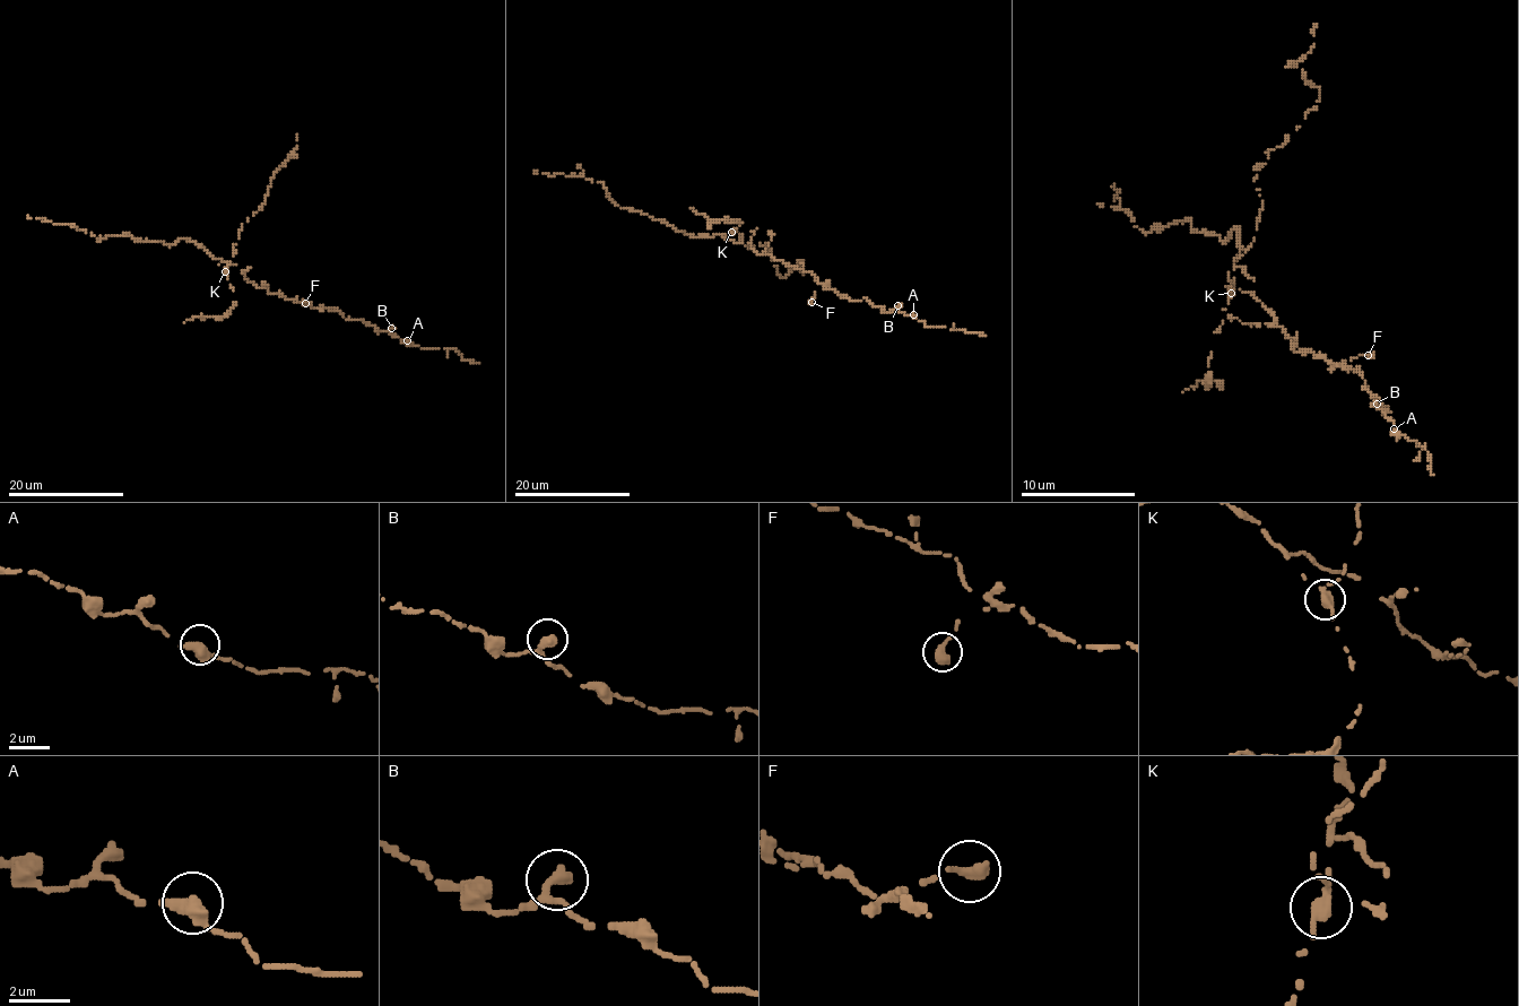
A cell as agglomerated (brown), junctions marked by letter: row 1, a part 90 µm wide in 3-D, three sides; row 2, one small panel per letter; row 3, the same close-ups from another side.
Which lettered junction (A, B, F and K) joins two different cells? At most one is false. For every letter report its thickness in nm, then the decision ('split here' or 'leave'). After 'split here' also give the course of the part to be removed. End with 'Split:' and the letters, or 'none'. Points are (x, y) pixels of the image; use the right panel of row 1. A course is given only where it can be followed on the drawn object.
A: 550 nm thick; leave
B: 320 nm thick; leave
F: 460 nm thick; leave
K: 500 nm thick; split here; foreign part runs (1231, 292), (1229, 272), (1253, 241), (1263, 207), (1257, 170), (1317, 106), (1302, 58), (1317, 24)
Split: K

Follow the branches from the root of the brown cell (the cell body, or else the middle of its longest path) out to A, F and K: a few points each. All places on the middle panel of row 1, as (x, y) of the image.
A: (757, 253), (769, 253), (814, 274), (819, 284), (850, 300), (865, 298), (886, 312), (913, 314)
F: (757, 253), (769, 253), (777, 261), (814, 274), (824, 288), (815, 293), (812, 302)
K: (757, 253), (751, 243), (735, 243), (721, 235), (731, 232)

